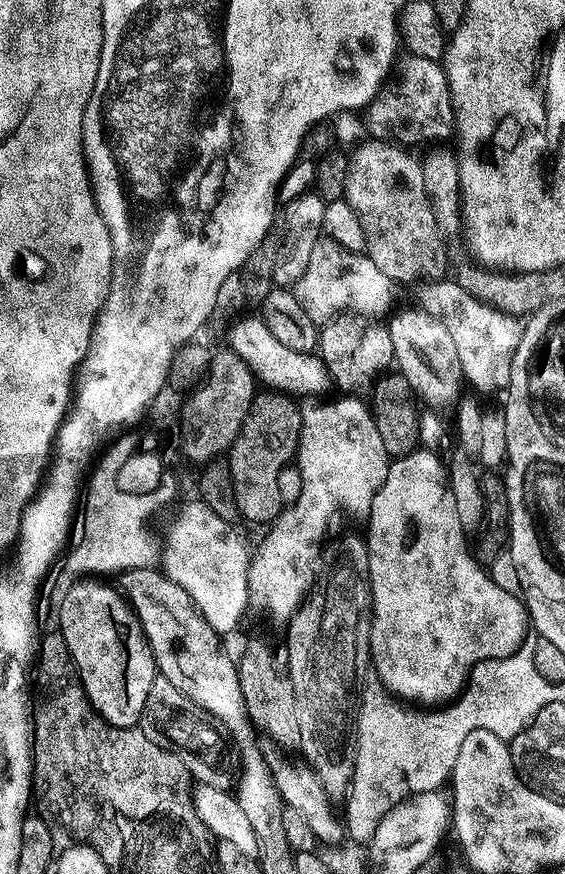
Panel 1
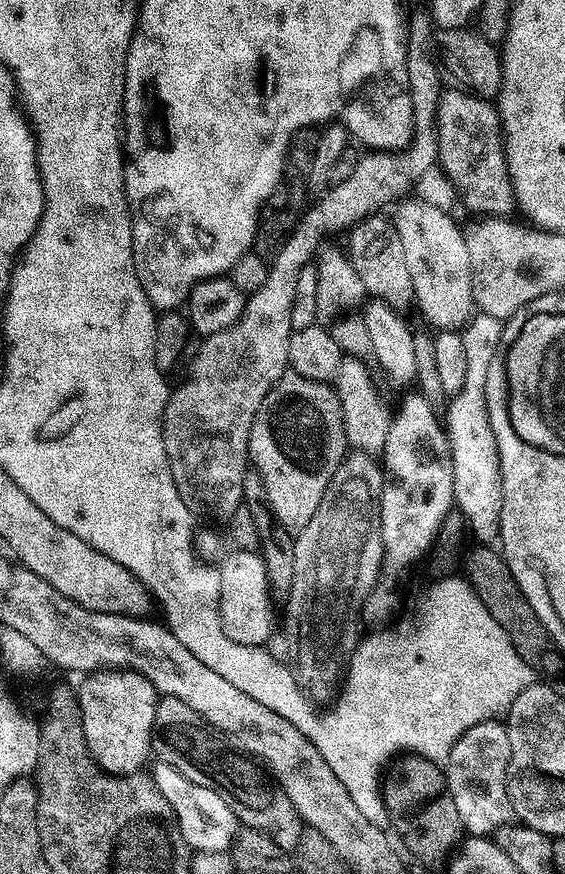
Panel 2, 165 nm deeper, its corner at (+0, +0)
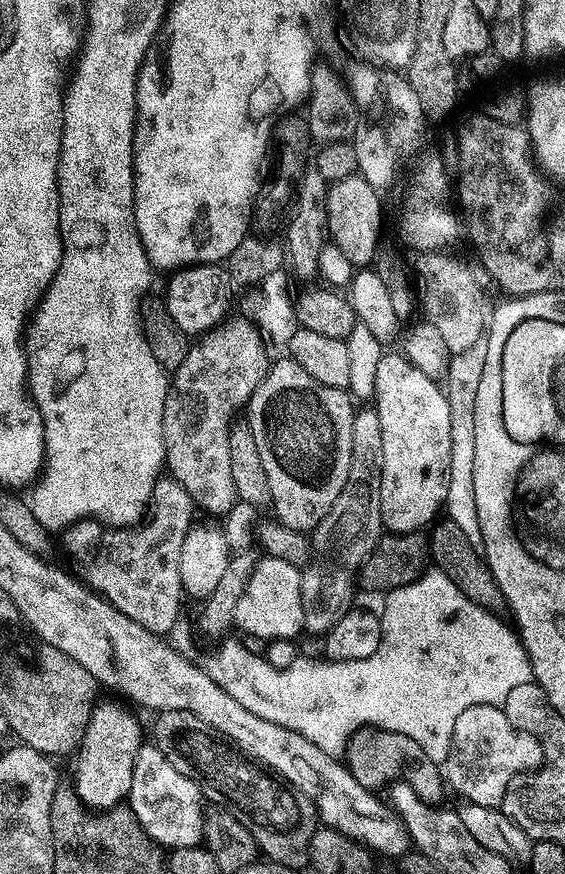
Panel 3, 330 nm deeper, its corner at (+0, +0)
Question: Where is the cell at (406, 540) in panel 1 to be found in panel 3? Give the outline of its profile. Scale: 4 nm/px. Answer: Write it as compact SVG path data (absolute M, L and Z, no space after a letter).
M385 351L378 362L372 396L382 422L380 517L389 533L419 533L444 508L452 450L451 410L447 391L436 384L399 351Z

